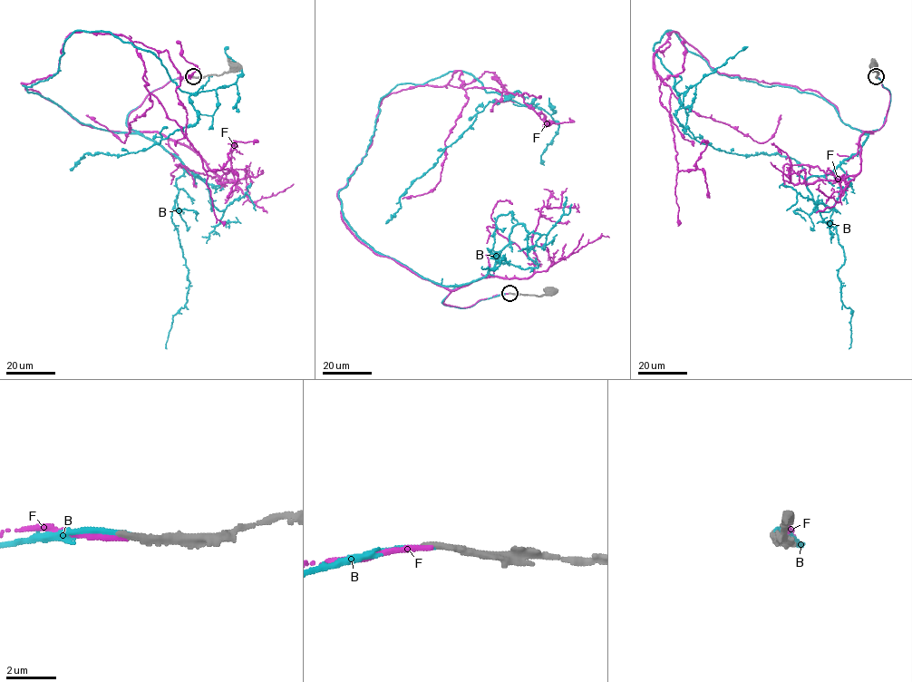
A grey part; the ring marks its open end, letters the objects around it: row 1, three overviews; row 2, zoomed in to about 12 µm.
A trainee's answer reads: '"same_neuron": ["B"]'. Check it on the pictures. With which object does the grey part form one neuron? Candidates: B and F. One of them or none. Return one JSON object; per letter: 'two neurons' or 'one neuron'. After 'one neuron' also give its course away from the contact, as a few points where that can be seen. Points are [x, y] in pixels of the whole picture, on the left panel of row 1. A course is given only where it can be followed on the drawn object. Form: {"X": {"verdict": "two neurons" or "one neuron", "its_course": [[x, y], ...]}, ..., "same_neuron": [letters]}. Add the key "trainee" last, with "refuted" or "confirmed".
{"B": {"verdict": "one neuron", "its_course": [[194, 76], [128, 114], [138, 132], [80, 122], [23, 85], [74, 32], [149, 50], [198, 120], [70, 170]]}, "F": {"verdict": "two neurons"}, "same_neuron": ["B"], "trainee": "confirmed"}

